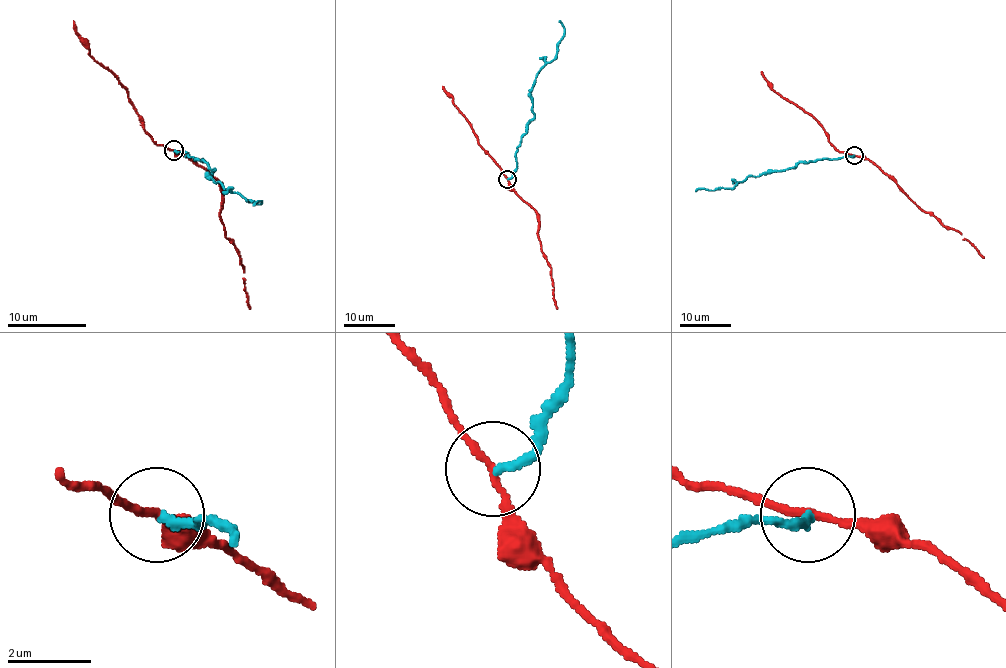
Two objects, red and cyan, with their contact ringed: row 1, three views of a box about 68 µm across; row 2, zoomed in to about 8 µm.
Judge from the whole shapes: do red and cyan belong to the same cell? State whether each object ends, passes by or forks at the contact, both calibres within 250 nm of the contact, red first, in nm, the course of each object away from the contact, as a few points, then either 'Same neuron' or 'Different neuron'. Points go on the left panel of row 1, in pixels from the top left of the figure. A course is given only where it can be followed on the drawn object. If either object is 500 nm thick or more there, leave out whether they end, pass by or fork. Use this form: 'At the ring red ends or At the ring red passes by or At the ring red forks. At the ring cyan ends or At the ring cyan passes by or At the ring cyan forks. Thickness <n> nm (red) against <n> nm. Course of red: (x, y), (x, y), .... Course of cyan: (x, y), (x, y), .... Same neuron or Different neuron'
At the ring red passes by. At the ring cyan ends. Thickness 150 nm (red) against 240 nm. Course of red: (174, 150), (188, 156), (219, 183), (219, 219), (225, 236), (241, 258), (245, 293), (251, 309). Course of cyan: (174, 150), (215, 169), (209, 175), (217, 183), (247, 201), (260, 201), (253, 205). Different neuron

